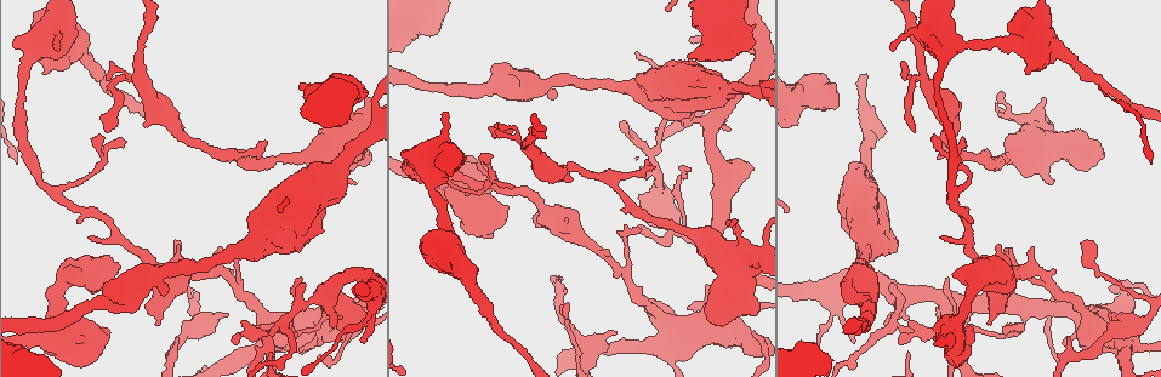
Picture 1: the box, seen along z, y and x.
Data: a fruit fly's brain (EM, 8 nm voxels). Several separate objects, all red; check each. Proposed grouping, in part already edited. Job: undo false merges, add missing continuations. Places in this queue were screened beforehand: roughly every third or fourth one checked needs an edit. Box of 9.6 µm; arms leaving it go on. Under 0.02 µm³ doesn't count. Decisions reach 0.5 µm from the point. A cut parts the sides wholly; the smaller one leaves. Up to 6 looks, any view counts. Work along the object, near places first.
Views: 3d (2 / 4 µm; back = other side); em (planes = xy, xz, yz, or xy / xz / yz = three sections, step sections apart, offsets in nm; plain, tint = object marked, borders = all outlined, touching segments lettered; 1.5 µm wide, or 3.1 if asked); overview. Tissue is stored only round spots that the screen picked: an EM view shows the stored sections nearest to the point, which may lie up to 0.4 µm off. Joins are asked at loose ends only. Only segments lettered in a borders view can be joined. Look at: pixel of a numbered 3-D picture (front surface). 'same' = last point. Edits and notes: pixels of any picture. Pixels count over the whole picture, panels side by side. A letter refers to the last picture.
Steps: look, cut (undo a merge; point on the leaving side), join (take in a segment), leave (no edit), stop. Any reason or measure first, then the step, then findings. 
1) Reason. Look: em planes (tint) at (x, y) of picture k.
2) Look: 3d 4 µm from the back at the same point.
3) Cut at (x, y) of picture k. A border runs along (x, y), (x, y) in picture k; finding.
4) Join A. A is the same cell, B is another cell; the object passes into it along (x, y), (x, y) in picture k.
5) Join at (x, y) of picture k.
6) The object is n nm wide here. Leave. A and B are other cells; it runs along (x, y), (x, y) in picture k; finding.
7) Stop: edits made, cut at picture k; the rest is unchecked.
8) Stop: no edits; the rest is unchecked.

Thick end. Look: 3d 2 µm at (311, 164) of picture 1.

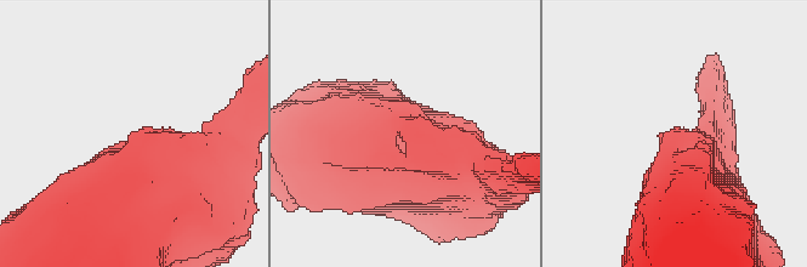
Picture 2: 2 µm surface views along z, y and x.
Now the EM. Look: em xy step 8 (plain) at (660, 137) of picture 2.

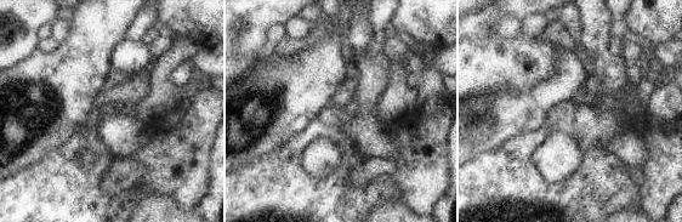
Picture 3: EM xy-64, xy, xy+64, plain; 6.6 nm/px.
See the neighbours. Look: em xy step 8 (borders) at the same point.

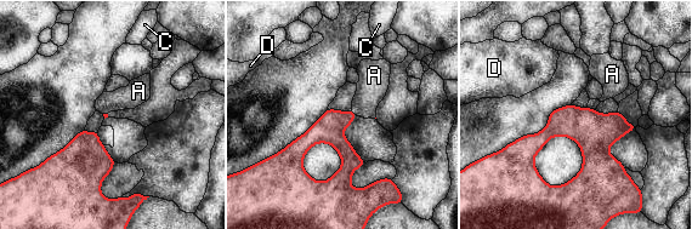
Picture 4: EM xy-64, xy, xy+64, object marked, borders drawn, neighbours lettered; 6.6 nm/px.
Leave. A, C and D are other cells; it runs along (330, 112), (346, 152), (334, 189) in picture 4; no lettered segment goes on from it.

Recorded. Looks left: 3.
Narrows sharply. Look: em planes (borders) at (1030, 308) of picture 1.

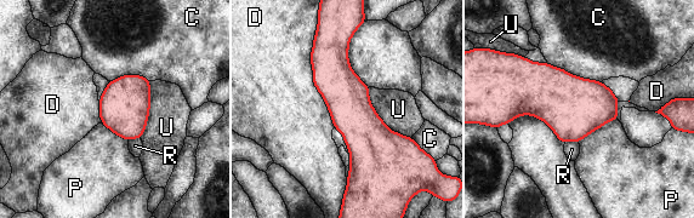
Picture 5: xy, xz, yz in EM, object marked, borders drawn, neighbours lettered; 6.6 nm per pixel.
The object is 300 nm wide here. Leave. C, D, P, R and U are other cells; it runs along (341, 33), (353, 178) in picture 5; all the same cell.

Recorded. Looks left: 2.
Stop: no edits; the rest is unchecked.

